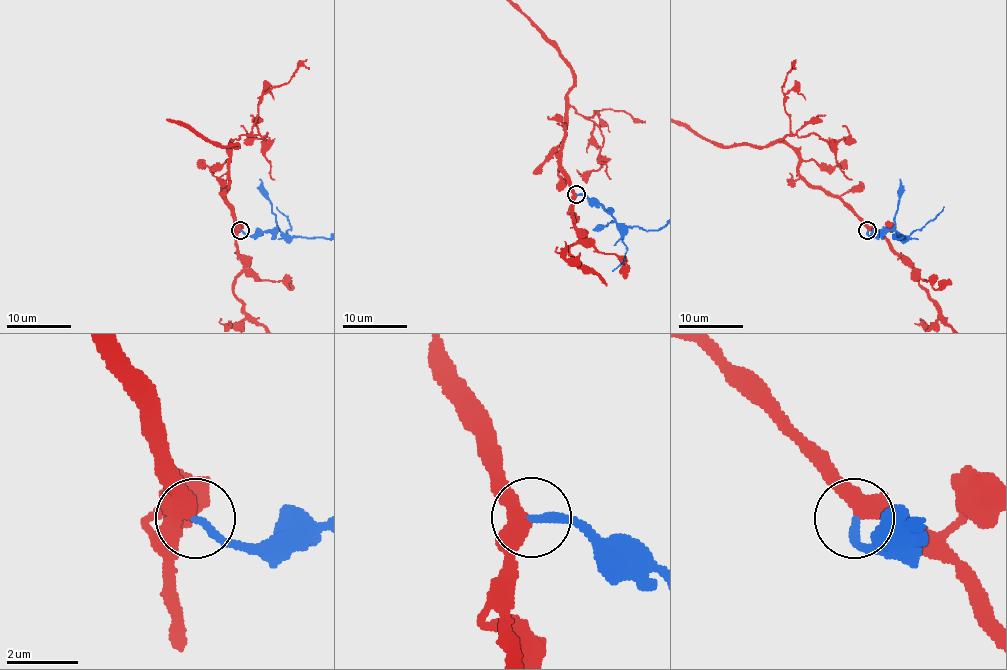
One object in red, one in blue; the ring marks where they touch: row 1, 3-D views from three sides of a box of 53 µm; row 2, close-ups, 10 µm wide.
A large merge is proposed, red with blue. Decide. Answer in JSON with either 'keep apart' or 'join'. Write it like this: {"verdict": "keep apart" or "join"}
{"verdict": "join"}

